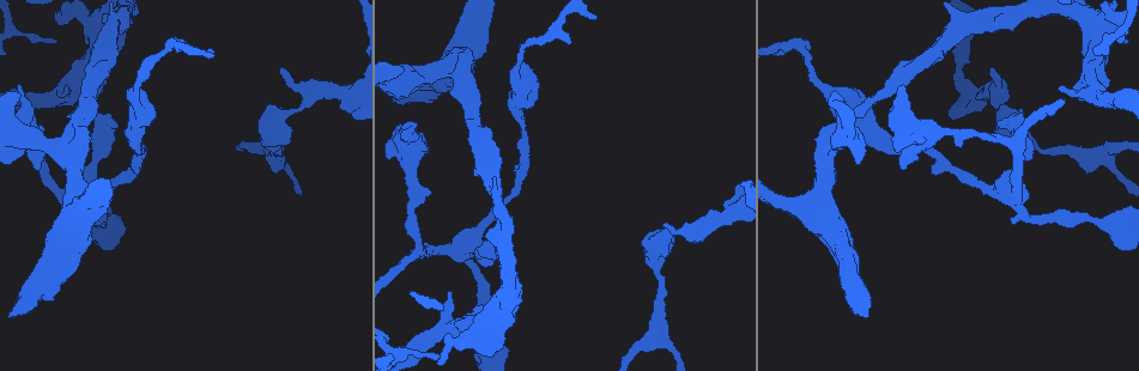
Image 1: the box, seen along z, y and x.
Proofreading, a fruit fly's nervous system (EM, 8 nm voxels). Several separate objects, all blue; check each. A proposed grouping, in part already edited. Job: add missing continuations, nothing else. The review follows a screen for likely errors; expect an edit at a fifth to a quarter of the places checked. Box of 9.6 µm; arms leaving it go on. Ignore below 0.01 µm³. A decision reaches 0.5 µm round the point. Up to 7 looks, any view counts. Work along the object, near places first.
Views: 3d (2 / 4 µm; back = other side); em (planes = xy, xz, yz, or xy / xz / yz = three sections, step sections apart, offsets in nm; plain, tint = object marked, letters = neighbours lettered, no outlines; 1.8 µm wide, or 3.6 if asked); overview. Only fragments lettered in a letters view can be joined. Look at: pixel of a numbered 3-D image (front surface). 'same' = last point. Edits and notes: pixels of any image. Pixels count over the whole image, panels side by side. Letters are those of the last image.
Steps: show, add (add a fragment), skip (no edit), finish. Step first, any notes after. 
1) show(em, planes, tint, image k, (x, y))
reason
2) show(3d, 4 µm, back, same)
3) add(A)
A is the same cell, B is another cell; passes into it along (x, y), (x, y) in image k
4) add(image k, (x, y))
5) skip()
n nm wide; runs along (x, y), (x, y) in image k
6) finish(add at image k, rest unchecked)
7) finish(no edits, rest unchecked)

show(em, xz, step 16, tint, image 1, (861, 308))
sudden change in width

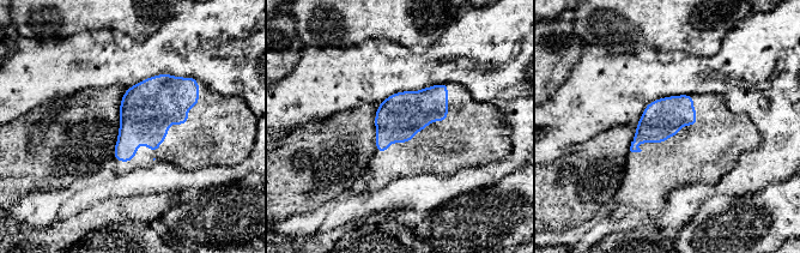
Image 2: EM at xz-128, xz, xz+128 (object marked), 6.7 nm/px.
show(em, planes, letters, same)
cut it another way

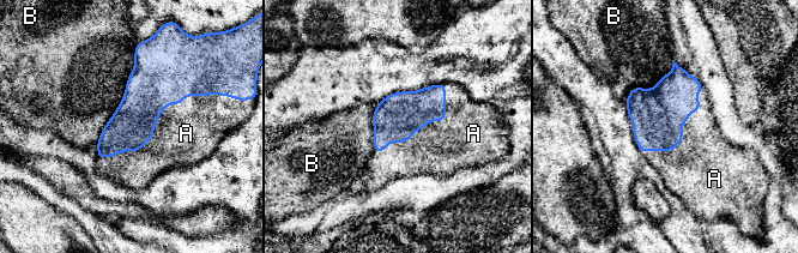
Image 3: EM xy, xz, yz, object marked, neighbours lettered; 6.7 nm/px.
add(A)
A is the same cell, B is another cell; the neuron continues

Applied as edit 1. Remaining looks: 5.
show(em, xz, step 4, tint, image 1, (40, 168))
stops while still wide

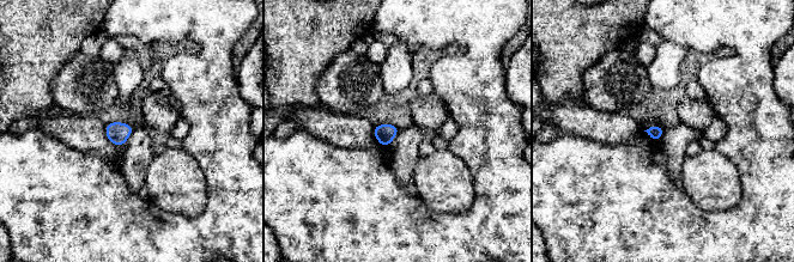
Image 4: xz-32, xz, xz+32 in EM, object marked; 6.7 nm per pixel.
show(em, planes, letters, same)

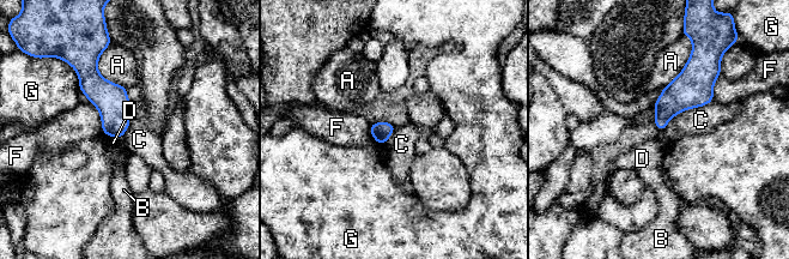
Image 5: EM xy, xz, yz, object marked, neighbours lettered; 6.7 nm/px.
skip()
A, B, C, D, F and G are other cells; border along (712, 101), (681, 110), (660, 132) in image 5; no lettered fragment goes on from it

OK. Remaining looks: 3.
show(3d, 4 µm, image 1, (19, 84))
thick end

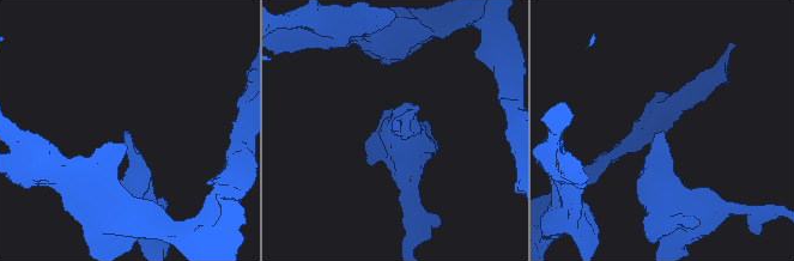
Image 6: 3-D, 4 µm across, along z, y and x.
show(em, xy, step 8, plain, image 6, (127, 130))
shape alone is not enough

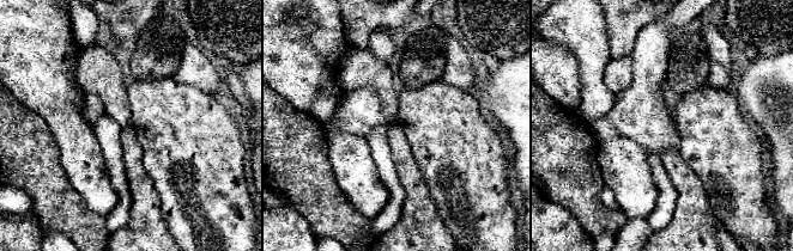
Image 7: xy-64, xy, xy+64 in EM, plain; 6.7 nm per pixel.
show(em, xy, step 8, letters, same)
see the neighbours

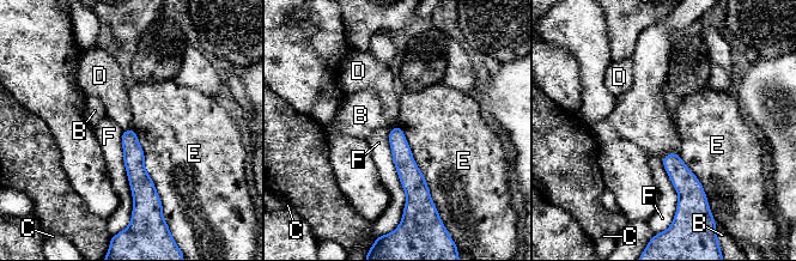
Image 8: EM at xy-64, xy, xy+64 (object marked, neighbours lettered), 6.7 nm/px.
skip()
E touches over 600 nm; B, C, D, E and F are other cells; runs along (396, 129), (411, 176), (411, 198) in image 8; none of them fits

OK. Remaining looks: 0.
finish(add at image 3, rest unchecked)

